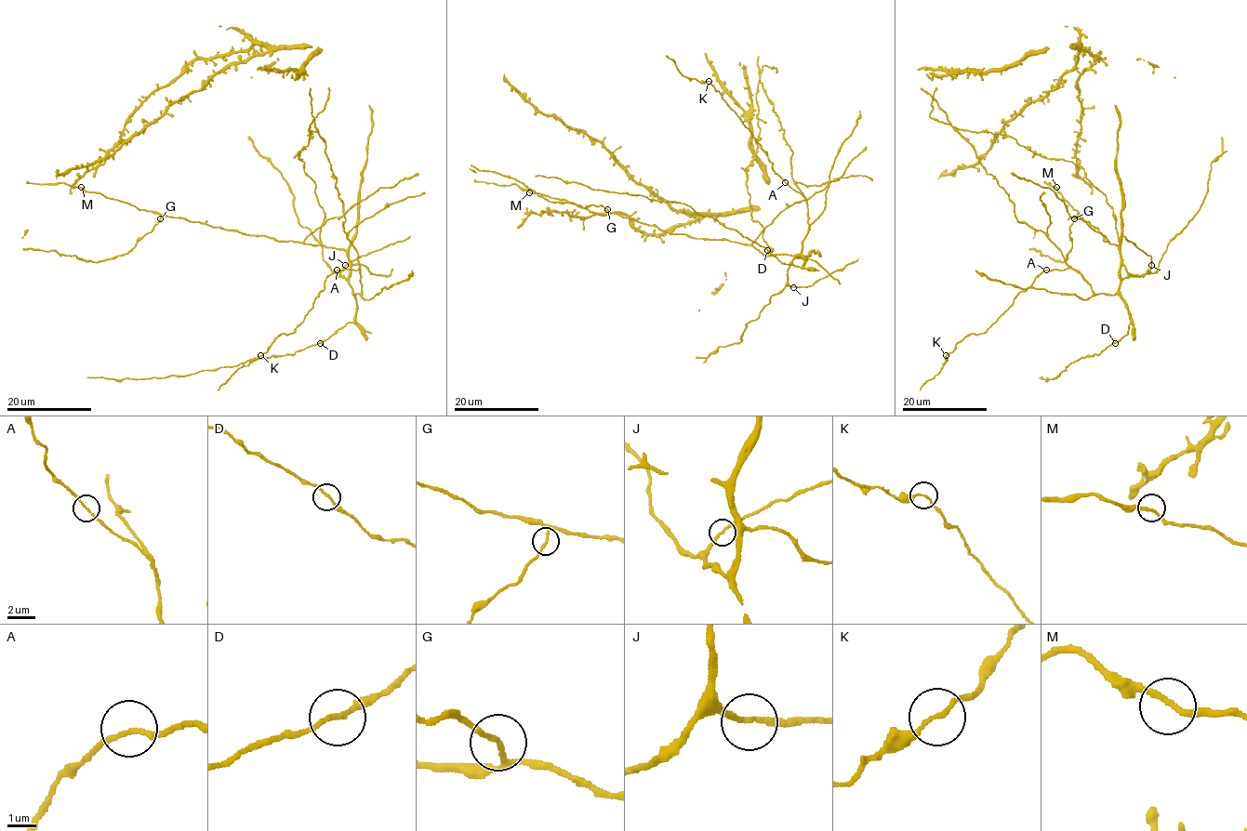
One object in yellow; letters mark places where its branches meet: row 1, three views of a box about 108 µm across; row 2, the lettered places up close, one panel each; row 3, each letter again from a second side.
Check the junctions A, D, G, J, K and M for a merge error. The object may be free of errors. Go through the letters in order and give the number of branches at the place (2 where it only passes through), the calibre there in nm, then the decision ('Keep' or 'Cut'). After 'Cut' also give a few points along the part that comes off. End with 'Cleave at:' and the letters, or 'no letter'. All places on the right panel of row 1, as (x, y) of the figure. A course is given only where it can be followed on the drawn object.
A: Branches: 2. Thickness 130 nm. Keep
D: Branches: 2. Thickness 150 nm. Keep
G: Branches: 2. Thickness 160 nm. Keep
J: Branches: 2. Thickness 180 nm. Keep
K: Branches: 2. Thickness 140 nm. Keep
M: Branches: 2. Thickness 190 nm. Keep
Cleave at: no letter

